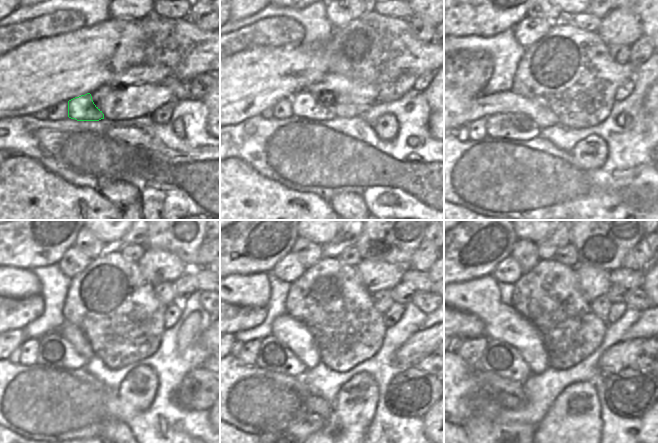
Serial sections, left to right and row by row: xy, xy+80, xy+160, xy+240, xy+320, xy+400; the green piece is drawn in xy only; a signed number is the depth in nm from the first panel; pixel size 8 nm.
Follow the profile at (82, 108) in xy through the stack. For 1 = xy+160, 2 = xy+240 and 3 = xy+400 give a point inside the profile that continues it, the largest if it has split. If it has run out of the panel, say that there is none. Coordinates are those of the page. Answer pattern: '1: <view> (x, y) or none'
1: xy+160 (527, 116)
2: xy+240 (54, 350)
3: xy+400 (499, 357)

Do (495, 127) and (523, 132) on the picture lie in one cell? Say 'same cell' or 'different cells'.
same cell

